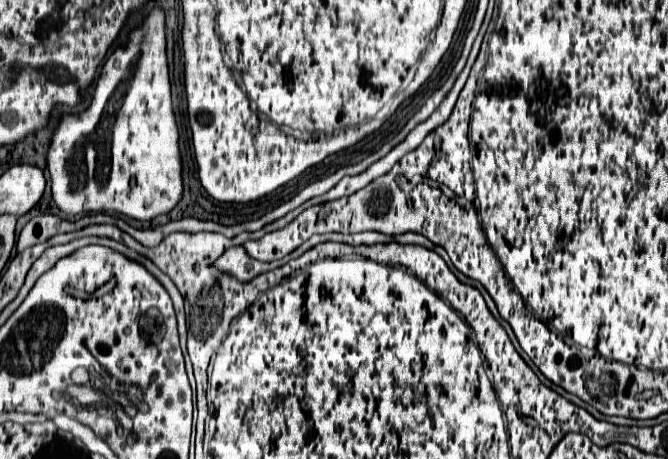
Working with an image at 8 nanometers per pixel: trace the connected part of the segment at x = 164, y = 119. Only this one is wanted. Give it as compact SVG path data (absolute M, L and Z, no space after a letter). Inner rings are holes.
M153 9L151 13L153 19L153 31L149 31L149 23L145 27L137 26L129 35L124 46L118 46L115 53L107 59L107 63L101 69L99 81L93 89L93 101L89 109L75 113L75 115L65 115L61 125L57 127L53 135L53 143L49 147L47 155L47 167L51 173L53 181L53 201L57 207L67 215L85 215L85 213L121 213L139 221L149 221L161 213L169 213L179 201L183 193L183 183L181 183L181 155L179 155L179 139L177 139L177 123L175 123L175 113L172 106L171 85L169 85L169 69L167 69L167 55L165 55L165 15L161 9Z

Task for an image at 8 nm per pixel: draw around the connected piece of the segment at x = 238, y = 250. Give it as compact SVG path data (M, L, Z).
M231 247L231 249L227 249L227 251L215 261L215 265L217 265L221 271L235 275L239 281L251 281L251 279L257 277L259 273L271 271L271 269L281 267L281 265L285 265L285 263L287 263L287 259L273 261L273 263L259 263L257 259L249 257L243 247Z

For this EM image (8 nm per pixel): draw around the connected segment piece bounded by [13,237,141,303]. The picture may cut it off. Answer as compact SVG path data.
M81 237L81 239L75 239L75 241L71 241L71 243L65 243L65 245L49 247L49 249L33 263L33 267L29 269L27 279L25 279L25 285L21 287L21 291L19 291L19 295L17 295L17 299L15 299L13 303L21 303L21 301L27 297L27 293L31 291L31 287L35 285L35 281L37 281L45 271L49 271L61 257L71 255L73 251L77 251L77 249L81 249L81 247L85 247L85 245L91 245L91 243L95 243L95 245L105 245L105 247L111 247L111 249L119 249L119 253L127 255L129 259L141 261L141 257L139 257L133 249L129 249L127 245L123 245L123 243L119 243L119 241L113 241L113 239L105 239L105 237Z

